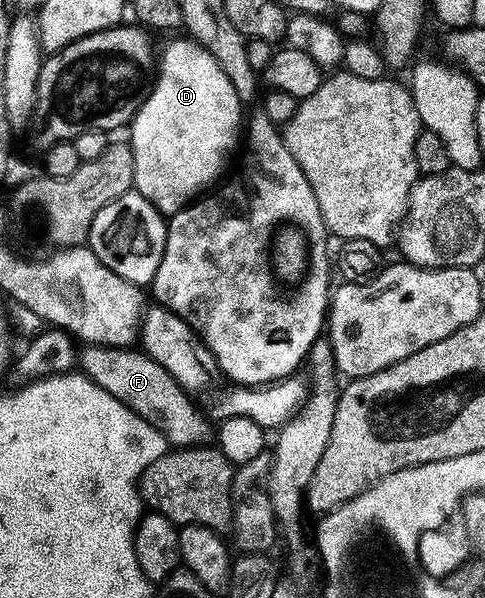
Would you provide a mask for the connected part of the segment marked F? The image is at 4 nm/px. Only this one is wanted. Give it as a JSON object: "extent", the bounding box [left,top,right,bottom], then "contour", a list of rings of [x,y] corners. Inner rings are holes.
{"extent":[78,345,213,447],"contour":[[[86,345],[78,353],[78,367],[82,375],[102,386],[117,401],[123,402],[133,413],[155,426],[172,447],[202,447],[213,436],[213,428],[206,415],[191,402],[185,389],[142,349]]]}

